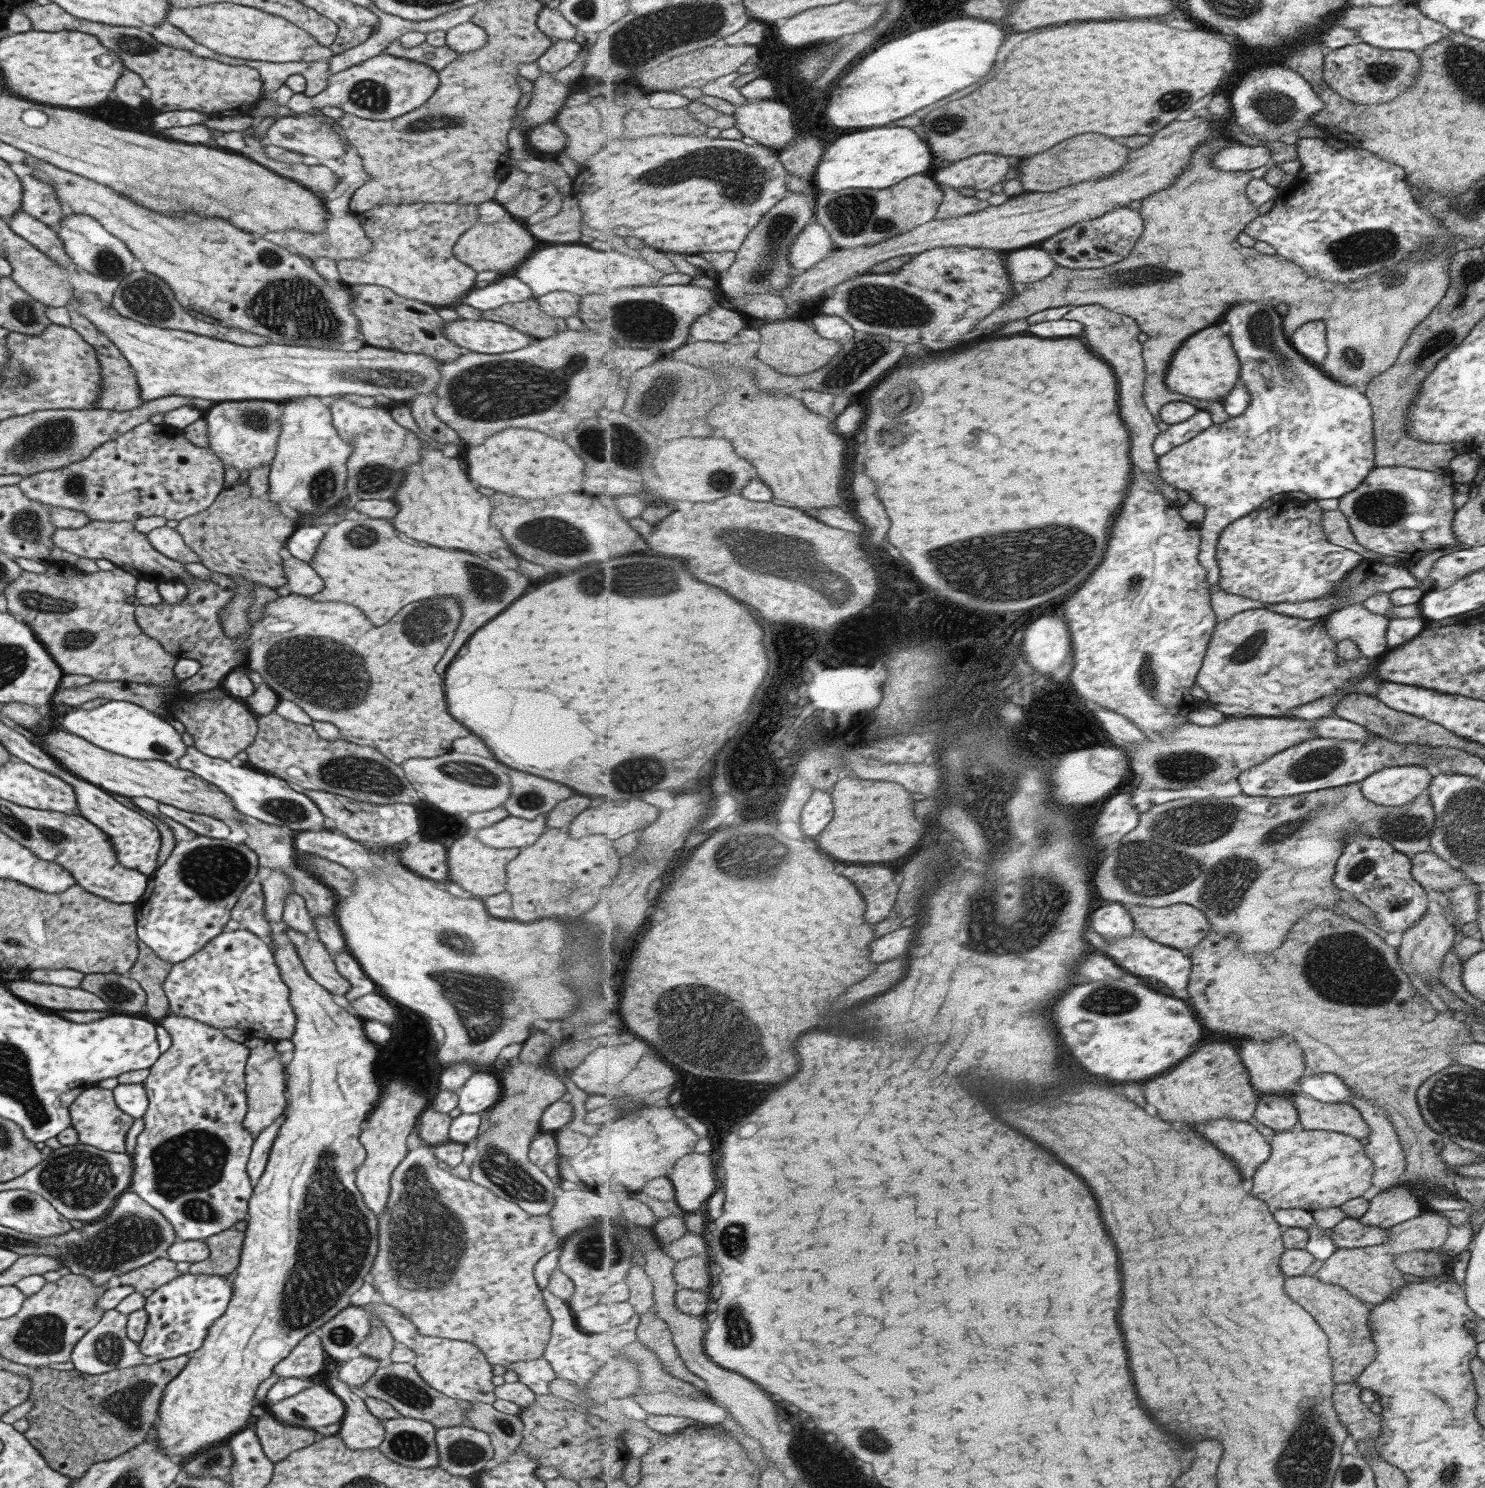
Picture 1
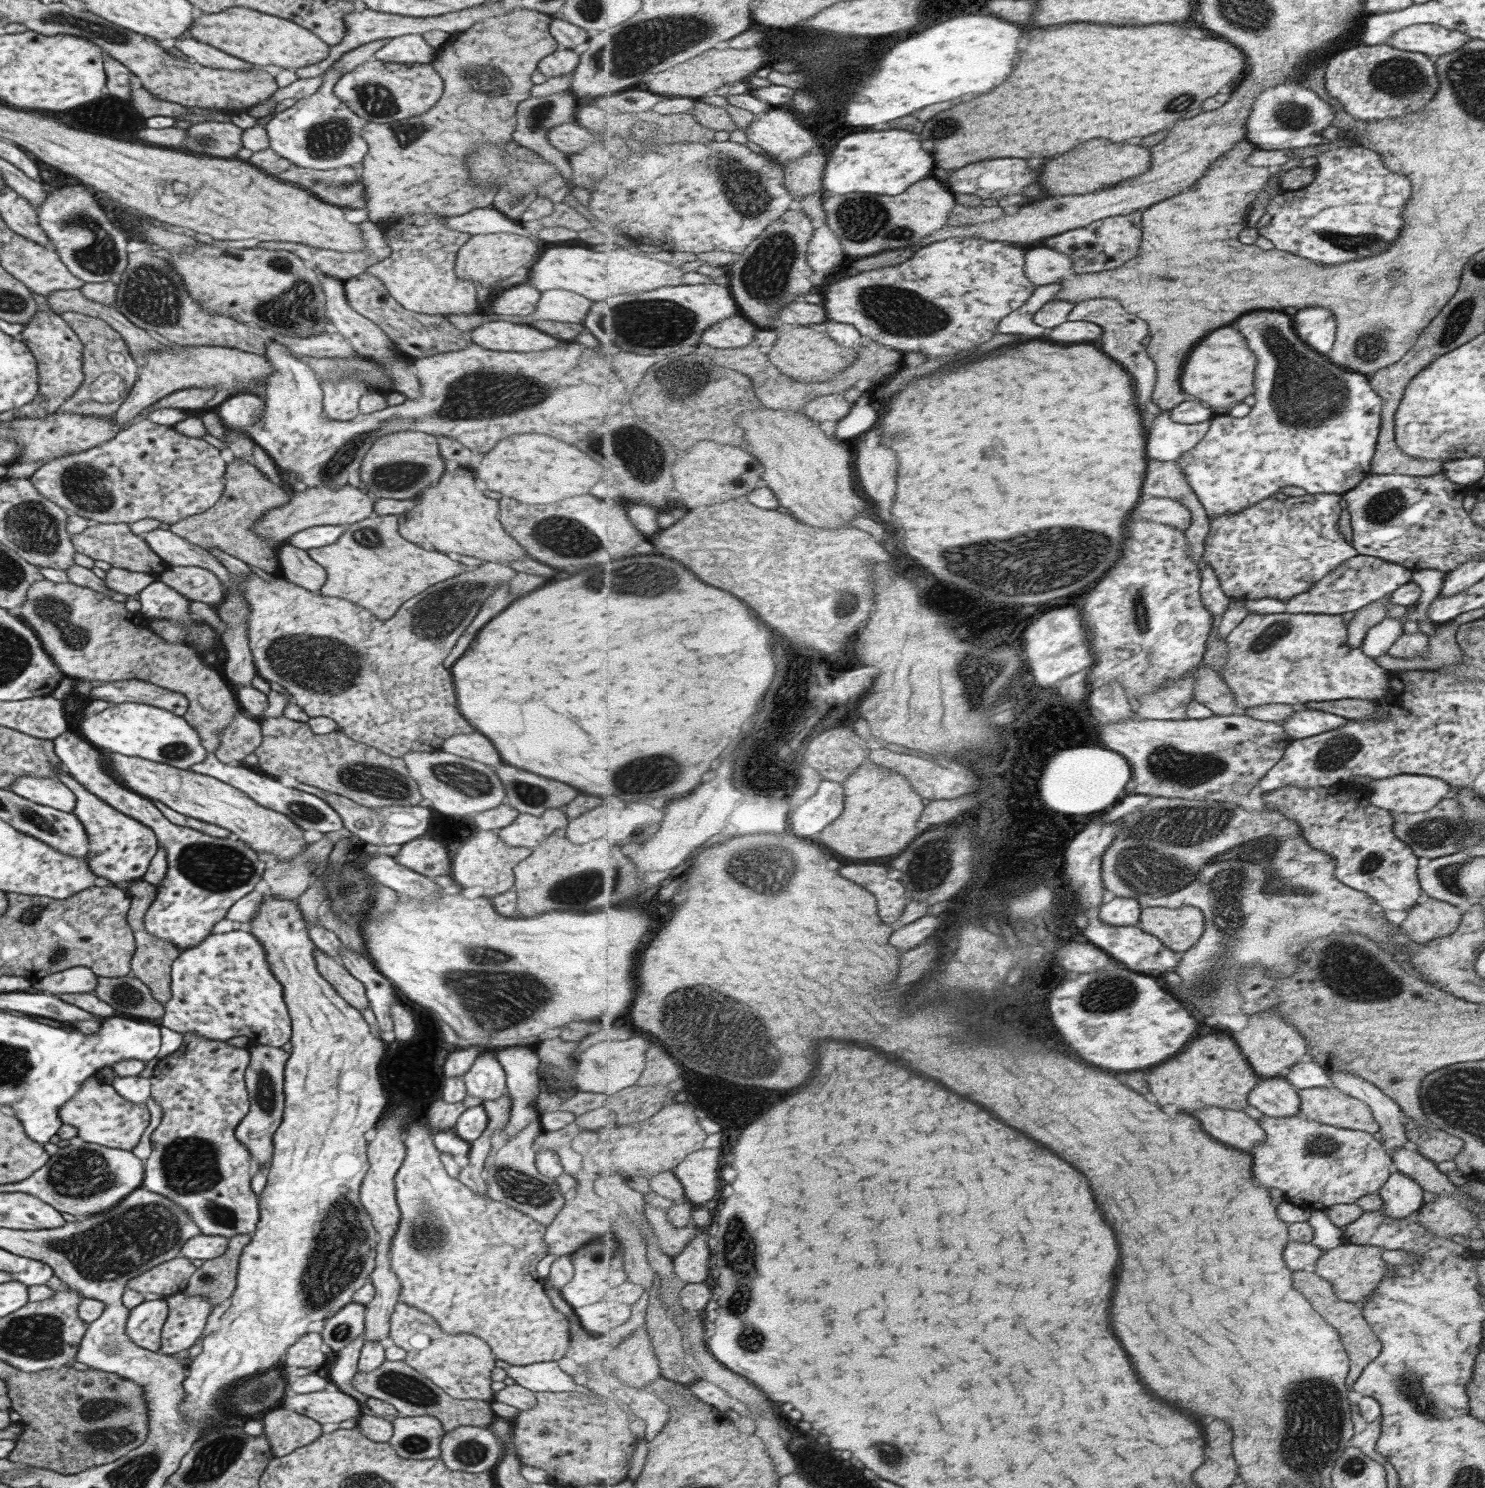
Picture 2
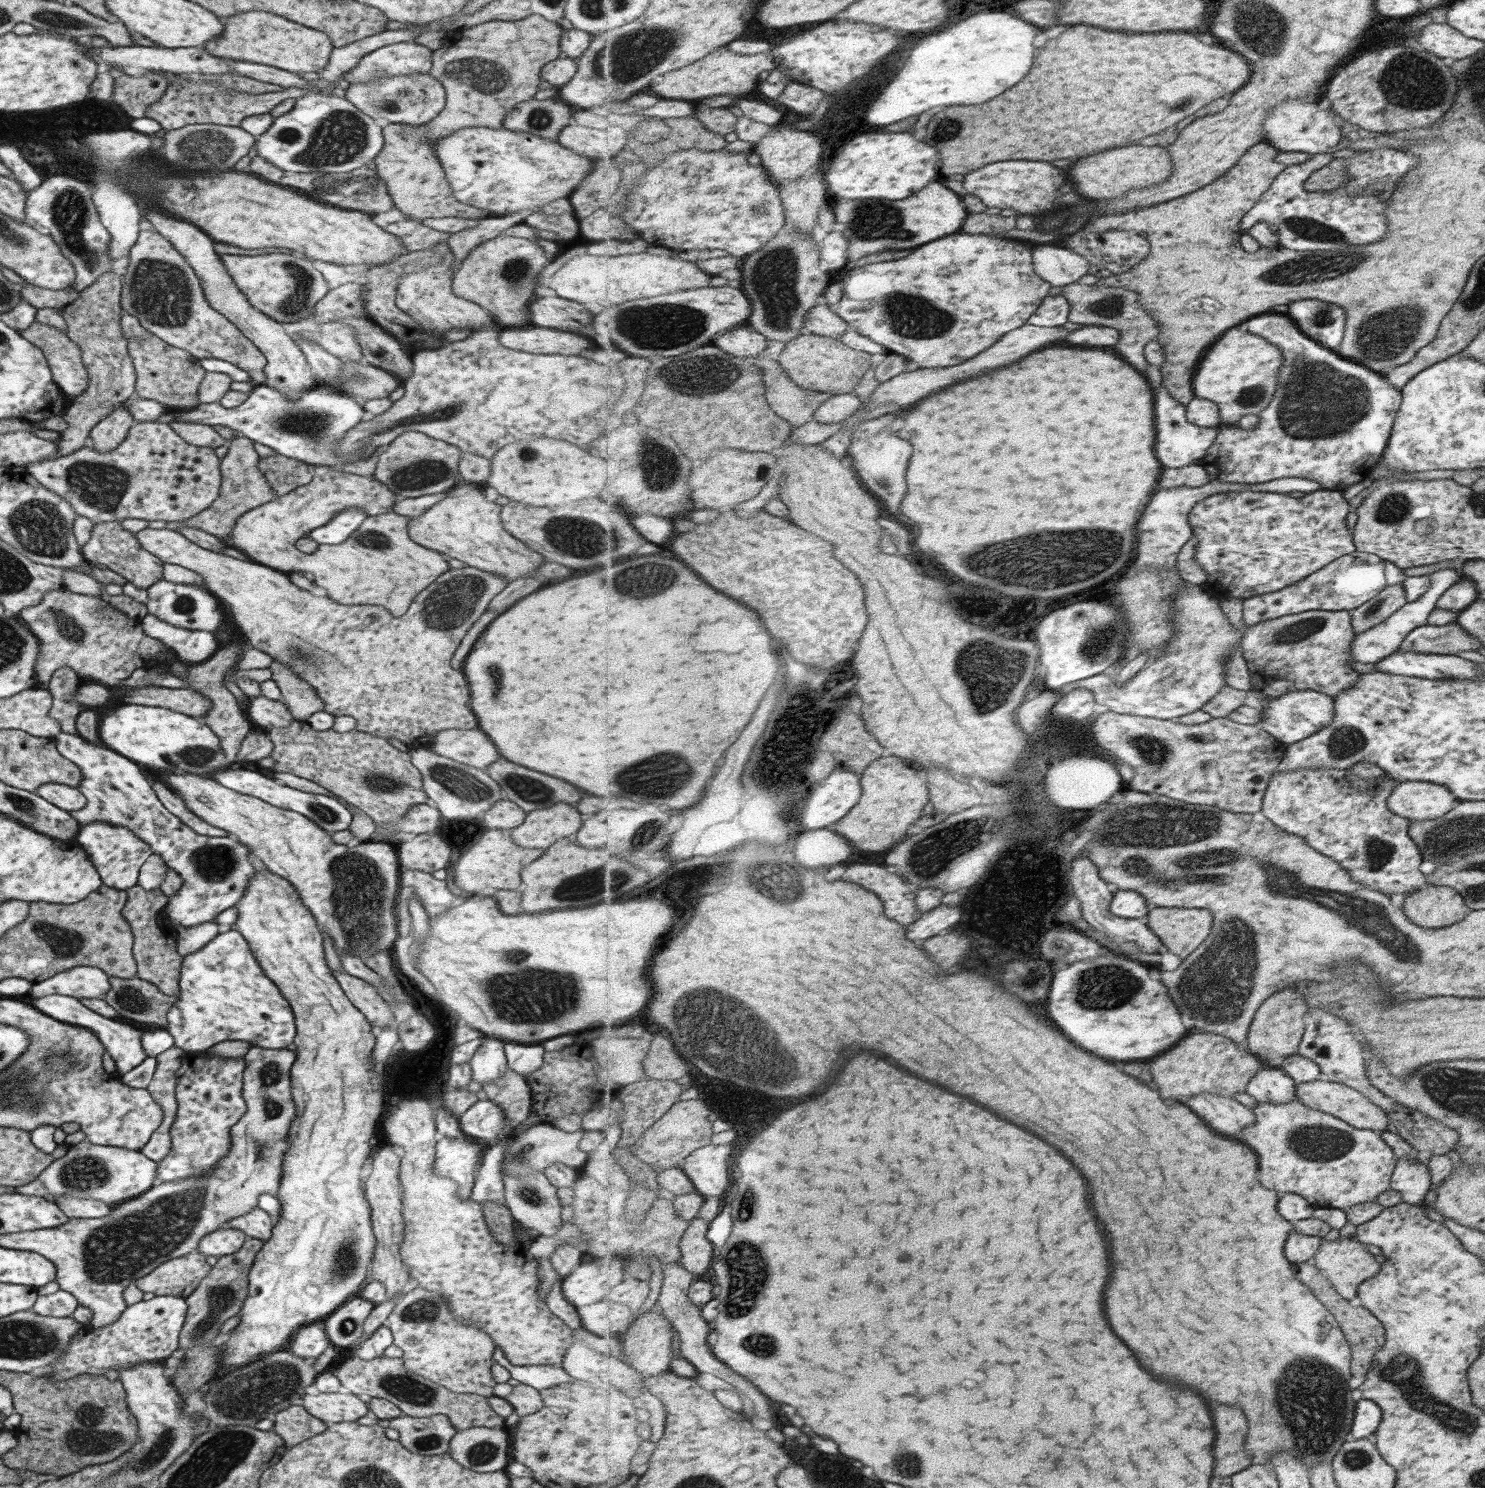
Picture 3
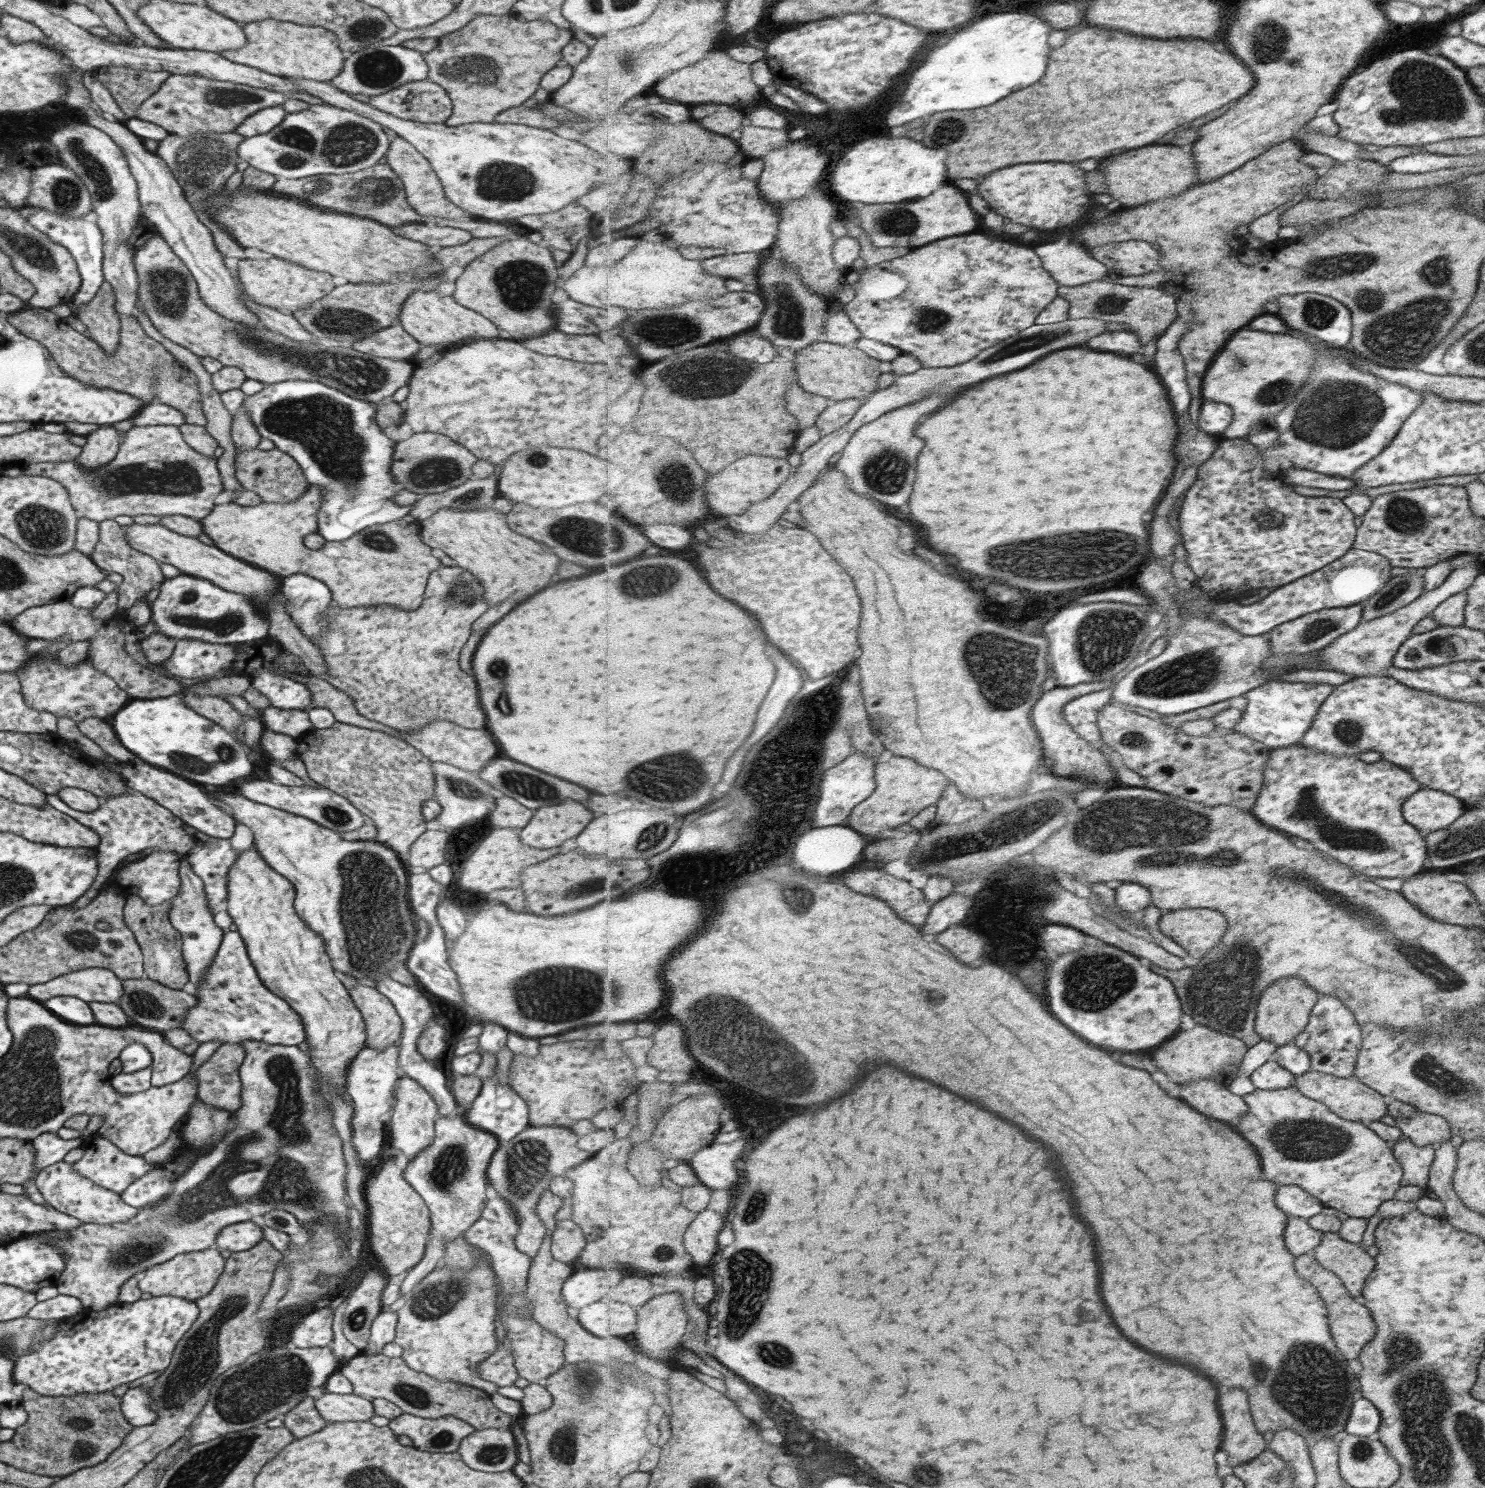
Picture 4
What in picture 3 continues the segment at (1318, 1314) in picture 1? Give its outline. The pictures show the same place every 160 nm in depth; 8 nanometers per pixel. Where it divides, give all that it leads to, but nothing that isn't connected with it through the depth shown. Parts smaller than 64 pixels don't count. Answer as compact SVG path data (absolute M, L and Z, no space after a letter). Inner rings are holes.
M1306 1262L1297 1264L1299 1268L1299 1280L1303 1280L1303 1284L1307 1284L1307 1288L1311 1288L1311 1292L1315 1292L1315 1296L1319 1296L1319 1300L1323 1300L1323 1304L1327 1304L1327 1308L1331 1308L1334 1319L1338 1321L1339 1329L1345 1336L1346 1343L1351 1349L1351 1374L1353 1376L1365 1376L1367 1369L1371 1366L1372 1356L1381 1348L1383 1344L1383 1328L1377 1322L1375 1316L1361 1307L1355 1301L1343 1298L1328 1281L1327 1276L1323 1274L1321 1269L1315 1266L1309 1266Z

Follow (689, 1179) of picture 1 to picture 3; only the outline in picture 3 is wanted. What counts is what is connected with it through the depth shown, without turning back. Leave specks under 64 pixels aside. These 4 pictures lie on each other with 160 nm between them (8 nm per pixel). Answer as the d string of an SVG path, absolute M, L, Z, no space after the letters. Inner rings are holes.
M710 1144L691 1153L681 1166L703 1198L721 1197L731 1184L731 1156L735 1144Z

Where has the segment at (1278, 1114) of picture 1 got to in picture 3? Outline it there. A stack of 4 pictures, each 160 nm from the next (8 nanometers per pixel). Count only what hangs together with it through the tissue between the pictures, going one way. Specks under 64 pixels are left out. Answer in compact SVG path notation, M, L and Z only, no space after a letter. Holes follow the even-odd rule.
M1268 1067L1262 1068L1247 1085L1249 1095L1254 1096L1259 1103L1286 1103L1297 1098L1297 1087L1292 1078L1281 1072L1281 1069Z

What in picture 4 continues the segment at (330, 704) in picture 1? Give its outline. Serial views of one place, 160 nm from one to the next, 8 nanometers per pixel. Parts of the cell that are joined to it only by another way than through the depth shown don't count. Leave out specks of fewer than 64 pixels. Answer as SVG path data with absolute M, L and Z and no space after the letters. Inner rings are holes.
M136 524L122 527L124 540L137 552L154 558L159 563L170 564L181 573L211 581L219 588L245 595L262 613L268 616L271 603L284 606L284 596L280 592L280 578L267 570L250 565L219 550L215 545L207 545L195 537L183 536L157 524ZM442 565L429 574L419 610L403 612L395 606L383 604L373 608L339 608L339 612L335 608L329 608L326 615L331 626L317 639L310 639L311 644L320 650L327 667L323 680L347 693L359 716L395 731L419 730L433 720L451 721L463 729L484 728L485 716L477 700L475 680L458 665L461 646L472 632L471 624L487 610L487 604L481 600L481 592L483 588L479 588L479 581L470 572L457 566Z

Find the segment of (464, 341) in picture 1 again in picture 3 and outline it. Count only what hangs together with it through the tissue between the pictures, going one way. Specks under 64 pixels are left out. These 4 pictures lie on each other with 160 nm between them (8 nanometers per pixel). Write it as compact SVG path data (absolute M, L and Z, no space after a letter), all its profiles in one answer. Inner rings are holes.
M499 327L498 341L511 350L563 356L579 356L583 350L593 347L591 342L599 342L593 336L583 338L571 331L511 327Z

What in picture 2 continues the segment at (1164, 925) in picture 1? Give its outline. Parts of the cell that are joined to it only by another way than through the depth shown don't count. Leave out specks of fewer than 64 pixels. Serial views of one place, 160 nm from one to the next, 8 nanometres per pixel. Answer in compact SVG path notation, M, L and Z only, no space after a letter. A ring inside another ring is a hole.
M1189 905L1143 908L1136 925L1160 938L1171 950L1185 953L1204 935L1206 916L1200 908Z

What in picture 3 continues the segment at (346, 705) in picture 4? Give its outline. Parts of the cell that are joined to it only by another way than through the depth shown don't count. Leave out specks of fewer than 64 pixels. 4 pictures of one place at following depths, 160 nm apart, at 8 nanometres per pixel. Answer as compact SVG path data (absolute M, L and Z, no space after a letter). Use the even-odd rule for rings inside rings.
M271 661L269 666L271 679L279 687L281 702L289 709L289 716L295 721L306 721L314 712L323 710L324 702L315 689L301 680L287 665Z

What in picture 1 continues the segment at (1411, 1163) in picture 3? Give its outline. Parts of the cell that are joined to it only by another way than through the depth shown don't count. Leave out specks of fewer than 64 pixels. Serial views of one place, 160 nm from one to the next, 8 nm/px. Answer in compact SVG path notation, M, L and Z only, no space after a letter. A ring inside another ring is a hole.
M1405 1185L1380 1190L1369 1198L1367 1212L1359 1218L1359 1222L1365 1226L1383 1229L1406 1223L1406 1220L1421 1214L1417 1195Z

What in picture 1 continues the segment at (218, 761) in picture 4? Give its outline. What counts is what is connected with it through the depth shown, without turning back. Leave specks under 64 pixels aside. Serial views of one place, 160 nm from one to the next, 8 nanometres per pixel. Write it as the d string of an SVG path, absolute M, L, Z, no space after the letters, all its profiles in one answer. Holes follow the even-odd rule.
M131 701L106 702L90 710L77 707L61 718L59 728L102 750L134 760L161 760L175 766L187 751L186 745L181 742L180 735L169 724L168 719L157 717Z

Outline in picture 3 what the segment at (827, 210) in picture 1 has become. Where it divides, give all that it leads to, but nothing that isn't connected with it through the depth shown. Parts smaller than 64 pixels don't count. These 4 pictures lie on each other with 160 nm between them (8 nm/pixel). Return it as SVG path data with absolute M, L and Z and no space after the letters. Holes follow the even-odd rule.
M941 182L929 184L923 192L907 200L837 200L835 202L836 222L847 224L844 236L849 240L849 257L857 262L867 254L882 251L905 250L917 248L927 242L939 240L943 236L955 234L963 228L967 218L967 208L961 202L961 196ZM865 212L865 214L863 214ZM871 226L871 228L869 228Z

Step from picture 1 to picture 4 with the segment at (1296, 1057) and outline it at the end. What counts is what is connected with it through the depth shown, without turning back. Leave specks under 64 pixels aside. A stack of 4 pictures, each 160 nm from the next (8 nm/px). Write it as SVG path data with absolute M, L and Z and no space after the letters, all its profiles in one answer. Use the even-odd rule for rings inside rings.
M1297 977L1277 979L1262 992L1258 1003L1256 1031L1267 1042L1272 1042L1277 1046L1287 1044L1301 1030L1304 1030L1303 1026L1309 1022L1309 1010L1313 1010L1318 998L1319 993L1311 987L1311 984L1308 985Z

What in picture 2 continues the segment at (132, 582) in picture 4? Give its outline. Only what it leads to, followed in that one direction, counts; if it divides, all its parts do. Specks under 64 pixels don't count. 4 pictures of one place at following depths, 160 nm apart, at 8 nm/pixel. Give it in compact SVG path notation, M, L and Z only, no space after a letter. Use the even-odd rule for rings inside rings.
M91 523L83 532L70 535L71 544L75 552L85 554L92 560L103 560L109 566L122 568L131 572L143 572L155 575L163 572L168 565L163 562L143 540L142 535L135 535L129 531L125 523Z

